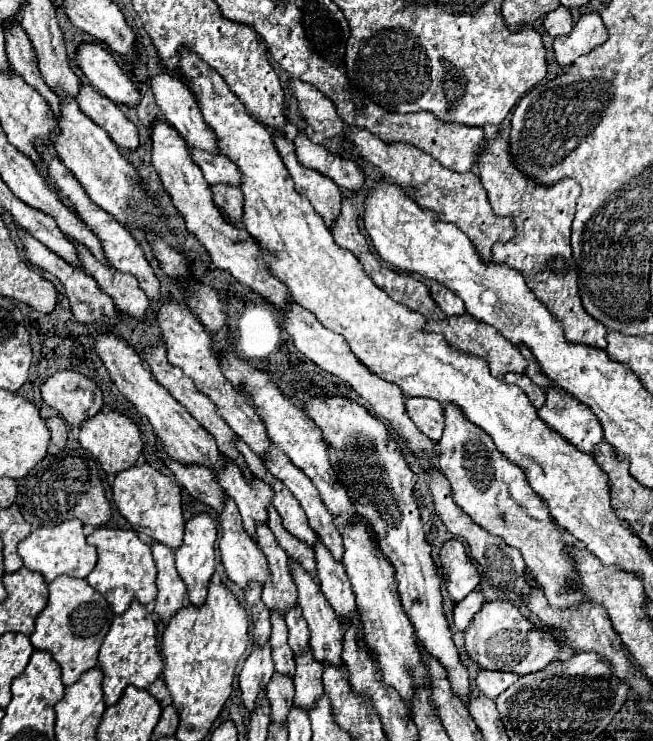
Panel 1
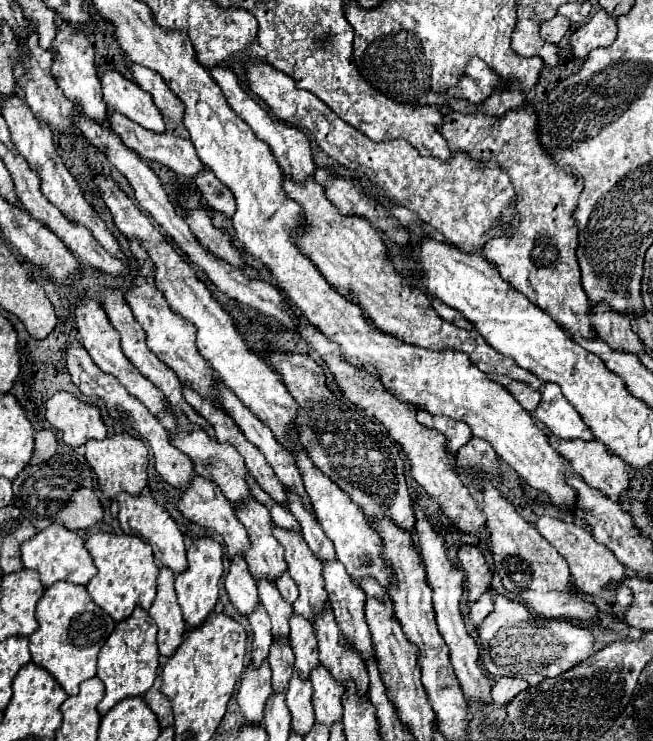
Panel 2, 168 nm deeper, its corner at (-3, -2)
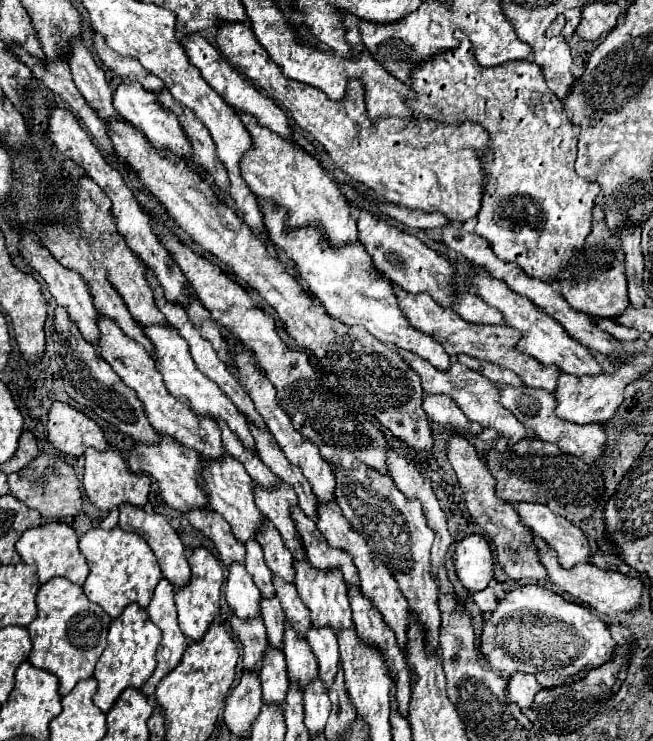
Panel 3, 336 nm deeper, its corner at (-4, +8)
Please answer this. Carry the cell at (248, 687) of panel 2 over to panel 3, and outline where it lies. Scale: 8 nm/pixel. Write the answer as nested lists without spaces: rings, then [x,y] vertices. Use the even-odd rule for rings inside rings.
[[[231,616],[231,626],[243,644],[243,670],[257,672],[259,666],[263,666],[263,654],[269,646],[263,618],[257,616],[251,620],[239,620]]]

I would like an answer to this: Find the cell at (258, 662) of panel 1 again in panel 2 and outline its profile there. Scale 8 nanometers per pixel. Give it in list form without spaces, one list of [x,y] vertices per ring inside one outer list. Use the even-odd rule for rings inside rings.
[[[262,604],[256,606],[254,612],[242,614],[252,628],[252,662],[262,664],[262,660],[268,658],[268,648],[272,644],[272,632],[270,632],[270,618],[266,616],[266,610]]]

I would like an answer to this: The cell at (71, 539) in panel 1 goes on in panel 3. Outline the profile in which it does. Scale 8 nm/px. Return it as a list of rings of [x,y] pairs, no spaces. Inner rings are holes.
[[[49,522],[49,524],[41,524],[37,528],[25,530],[17,542],[17,552],[21,554],[23,562],[37,566],[37,576],[39,576],[41,584],[51,580],[53,576],[63,576],[75,584],[83,584],[89,574],[87,560],[79,552],[79,538],[75,534],[75,530],[65,522]]]

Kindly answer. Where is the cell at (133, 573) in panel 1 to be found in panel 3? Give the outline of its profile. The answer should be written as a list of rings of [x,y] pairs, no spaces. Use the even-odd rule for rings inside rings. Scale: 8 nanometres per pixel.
[[[93,528],[81,536],[79,548],[91,568],[83,584],[85,596],[91,602],[99,604],[111,618],[117,618],[123,612],[123,608],[131,602],[137,602],[141,608],[147,608],[153,590],[161,578],[161,568],[155,562],[155,554],[147,546],[145,538],[139,538],[139,534],[131,534],[121,528]]]

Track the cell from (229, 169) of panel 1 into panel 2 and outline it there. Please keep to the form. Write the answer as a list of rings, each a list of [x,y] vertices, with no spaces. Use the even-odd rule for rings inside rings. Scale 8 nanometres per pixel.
[[[110,110],[108,112],[108,124],[110,128],[120,136],[120,140],[130,148],[134,150],[138,156],[142,156],[144,160],[156,160],[160,164],[164,164],[166,168],[174,170],[176,174],[182,174],[182,176],[188,176],[188,178],[194,178],[204,166],[200,162],[200,158],[196,156],[196,150],[192,146],[190,140],[184,140],[184,138],[178,138],[178,136],[172,136],[172,134],[164,134],[164,136],[156,136],[152,132],[146,132],[144,128],[138,128],[138,124],[126,120],[126,116],[120,116],[118,112]]]

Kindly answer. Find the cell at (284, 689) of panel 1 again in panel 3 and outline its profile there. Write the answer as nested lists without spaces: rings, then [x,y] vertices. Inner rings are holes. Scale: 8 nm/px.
[[[279,598],[273,600],[261,600],[261,618],[267,626],[267,638],[269,644],[277,650],[283,648],[283,630],[285,630],[285,614],[279,604]]]

